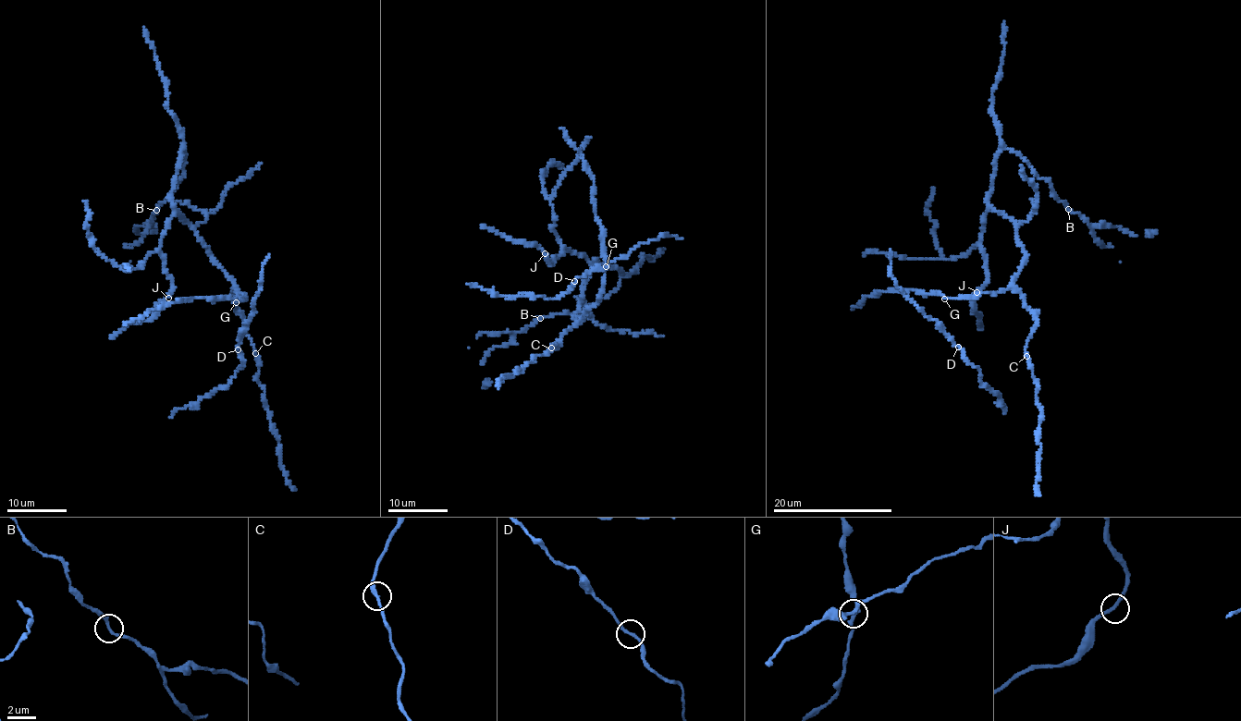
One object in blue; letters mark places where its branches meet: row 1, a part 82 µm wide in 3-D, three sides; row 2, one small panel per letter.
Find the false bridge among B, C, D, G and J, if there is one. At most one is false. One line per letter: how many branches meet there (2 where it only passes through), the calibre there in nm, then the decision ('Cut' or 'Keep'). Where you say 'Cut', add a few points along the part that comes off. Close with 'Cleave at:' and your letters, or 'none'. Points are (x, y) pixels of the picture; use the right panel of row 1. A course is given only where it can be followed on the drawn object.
B: Branches: 2. Thickness 200 nm. Keep
C: Branches: 2. Thickness 220 nm. Keep
D: Branches: 2. Thickness 200 nm. Keep
G: Branches: 2. Thickness 220 nm. Keep
J: Branches: 2. Thickness 200 nm. Keep
Cleave at: none

